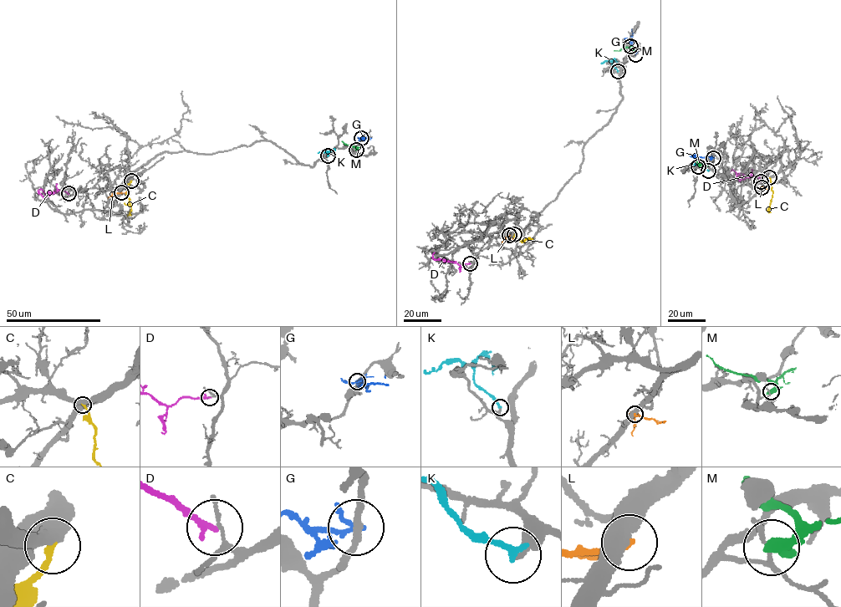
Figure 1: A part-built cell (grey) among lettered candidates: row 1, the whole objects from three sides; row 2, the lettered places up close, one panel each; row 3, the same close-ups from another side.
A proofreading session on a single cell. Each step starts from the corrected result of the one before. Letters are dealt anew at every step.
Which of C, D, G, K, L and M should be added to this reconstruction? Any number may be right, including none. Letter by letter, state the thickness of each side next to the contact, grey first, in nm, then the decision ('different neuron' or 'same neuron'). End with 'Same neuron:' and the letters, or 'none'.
C: calibres 360 and 200 nm; different neuron
D: calibres 140 and 200 nm; different neuron
G: calibres 200 and 150 nm; different neuron
K: calibres 320 and 280 nm; different neuron
L: calibres 480 and 160 nm; different neuron
M: calibres 140 and 550 nm; different neuron
Same neuron: none

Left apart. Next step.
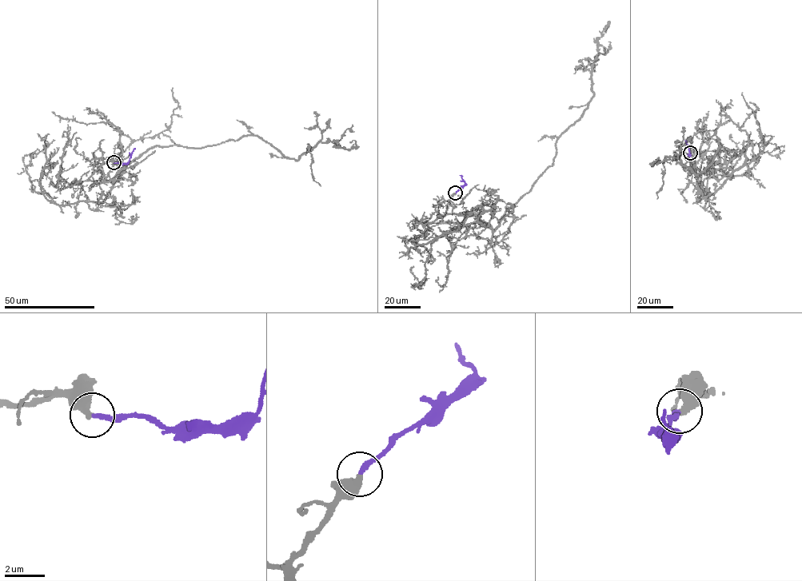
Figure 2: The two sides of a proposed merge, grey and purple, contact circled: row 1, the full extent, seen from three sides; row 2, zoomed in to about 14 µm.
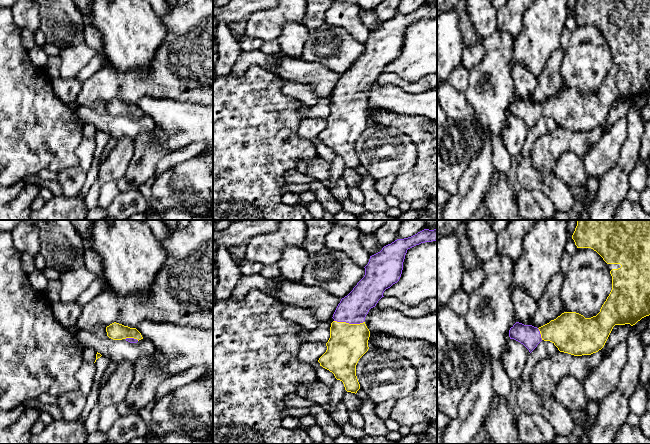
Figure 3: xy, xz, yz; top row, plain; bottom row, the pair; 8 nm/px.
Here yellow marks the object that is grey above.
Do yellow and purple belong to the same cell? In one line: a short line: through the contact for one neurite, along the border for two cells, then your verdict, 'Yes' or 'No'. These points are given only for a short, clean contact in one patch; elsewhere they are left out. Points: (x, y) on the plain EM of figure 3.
Line: xz (348, 119), (348, 99), (349, 91), (353, 84). Yes

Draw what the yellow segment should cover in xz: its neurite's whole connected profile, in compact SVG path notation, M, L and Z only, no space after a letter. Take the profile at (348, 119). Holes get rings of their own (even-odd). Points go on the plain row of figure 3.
M437 4L434 6L424 5L411 13L397 15L384 22L380 28L370 32L368 40L364 43L364 53L338 80L332 93L334 97L331 99L330 114L326 119L327 126L319 134L318 138L320 142L332 148L337 156L343 158L347 168L356 170L360 165L356 152L356 141L369 125L370 107L364 98L366 91L384 73L384 67L399 57L407 26L421 19L436 16Z

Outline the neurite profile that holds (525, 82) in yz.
M521 63L512 65L511 74L516 97L524 101L531 101L531 95L537 86L537 76Z

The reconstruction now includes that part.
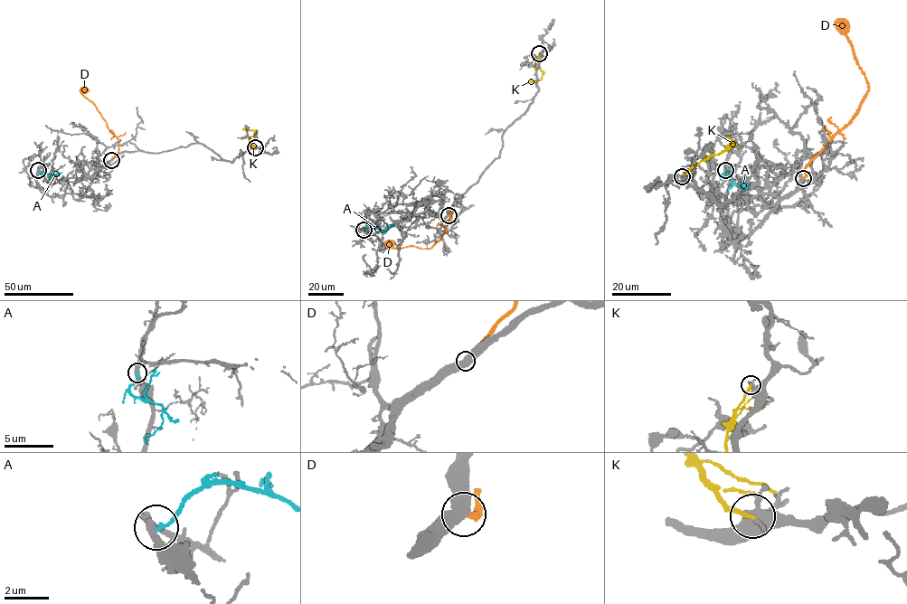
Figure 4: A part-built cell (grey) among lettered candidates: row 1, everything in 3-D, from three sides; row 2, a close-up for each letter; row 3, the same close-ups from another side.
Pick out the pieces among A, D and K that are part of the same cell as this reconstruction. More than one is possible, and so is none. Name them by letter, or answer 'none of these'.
D

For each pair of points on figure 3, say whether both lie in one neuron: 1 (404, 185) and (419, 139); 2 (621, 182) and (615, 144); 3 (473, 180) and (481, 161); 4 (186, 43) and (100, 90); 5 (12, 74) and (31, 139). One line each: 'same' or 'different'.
1: same
2: different
3: same
4: same
5: same

